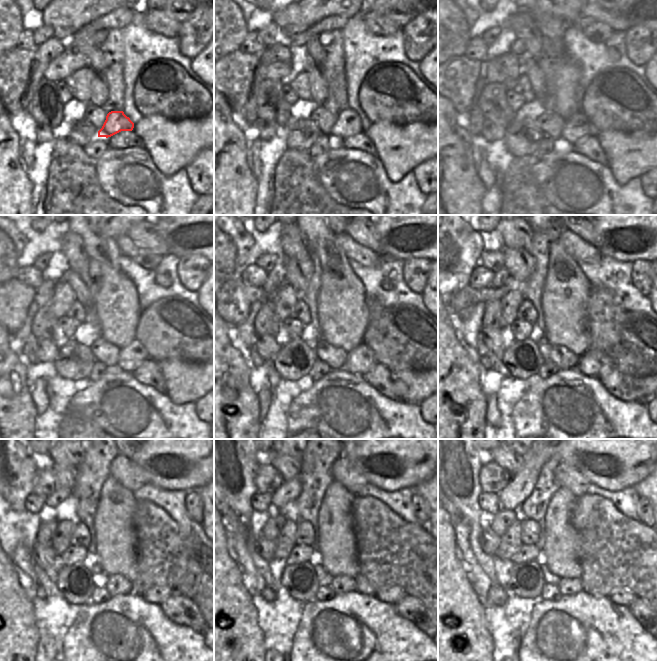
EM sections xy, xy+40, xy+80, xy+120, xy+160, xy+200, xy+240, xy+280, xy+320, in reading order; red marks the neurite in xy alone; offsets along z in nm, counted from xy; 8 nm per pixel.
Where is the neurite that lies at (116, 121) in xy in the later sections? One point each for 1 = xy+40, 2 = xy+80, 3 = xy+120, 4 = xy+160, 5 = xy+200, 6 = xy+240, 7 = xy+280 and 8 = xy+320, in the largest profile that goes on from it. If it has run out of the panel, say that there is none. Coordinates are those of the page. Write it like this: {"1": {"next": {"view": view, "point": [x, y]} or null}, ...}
{"1": {"next": {"view": "xy+40", "point": [348, 123]}}, "2": {"next": {"view": "xy+80", "point": [577, 126]}}, "3": {"next": {"view": "xy+120", "point": [130, 356]}}, "4": {"next": {"view": "xy+160", "point": [360, 360]}}, "5": {"next": {"view": "xy+200", "point": [588, 364]}}, "6": {"next": {"view": "xy+240", "point": [157, 595]}}, "7": {"next": {"view": "xy+280", "point": [392, 594]}}, "8": {"next": {"view": "xy+320", "point": [619, 596]}}}

